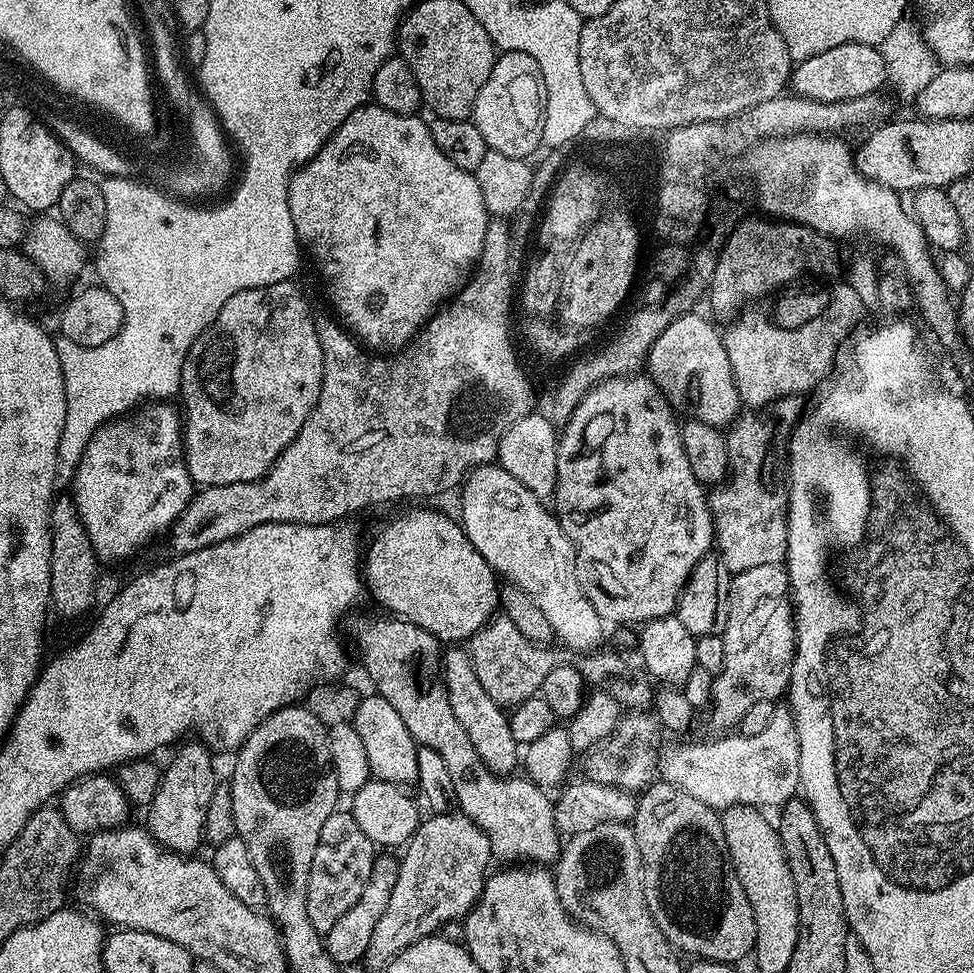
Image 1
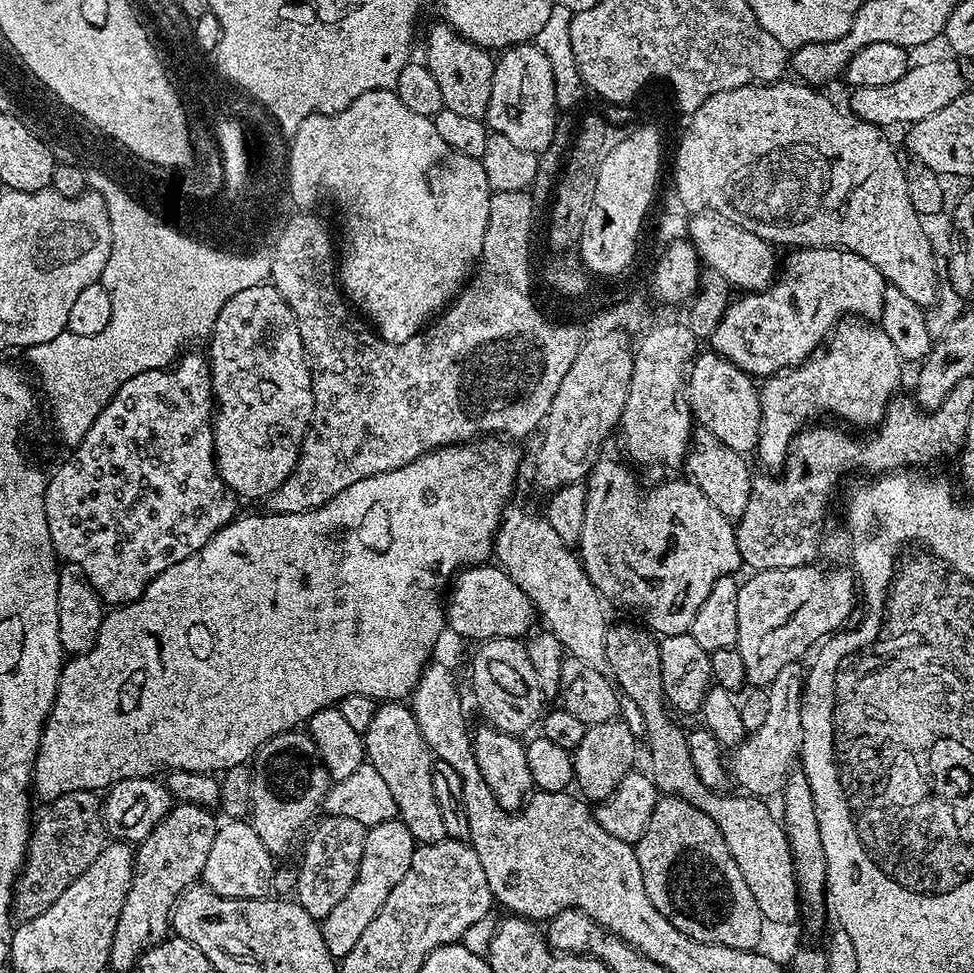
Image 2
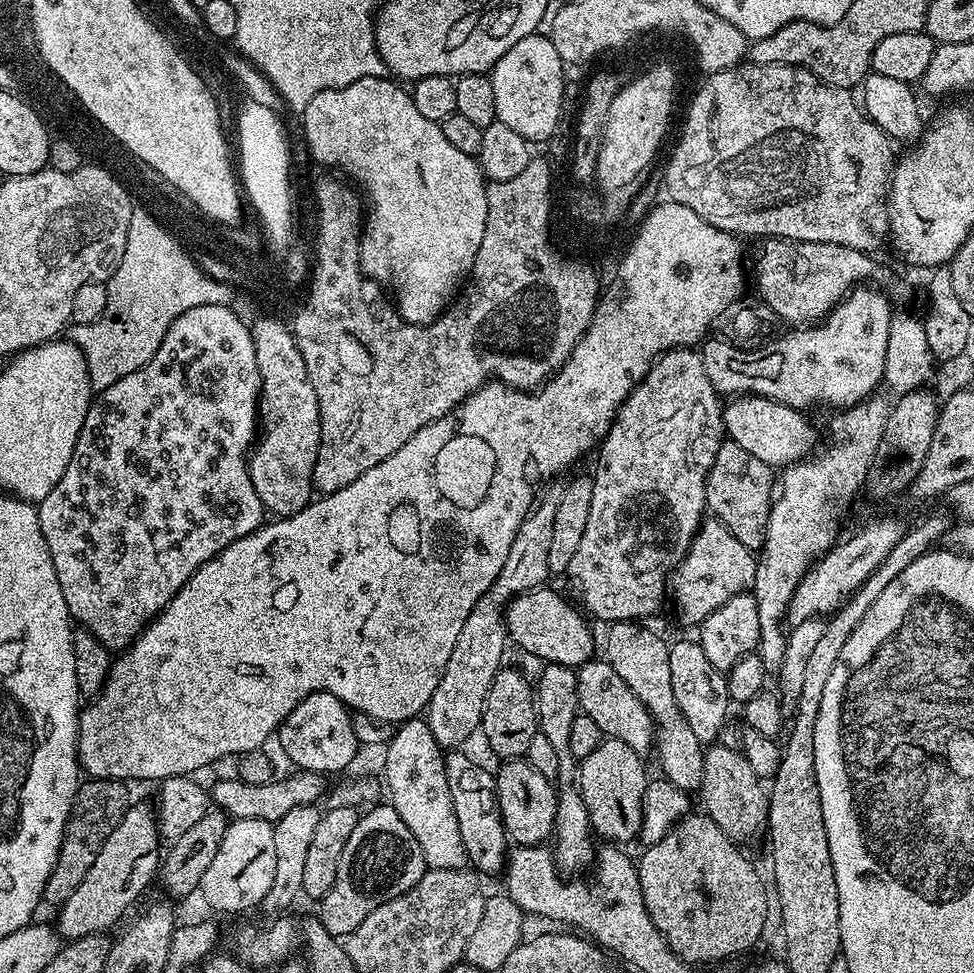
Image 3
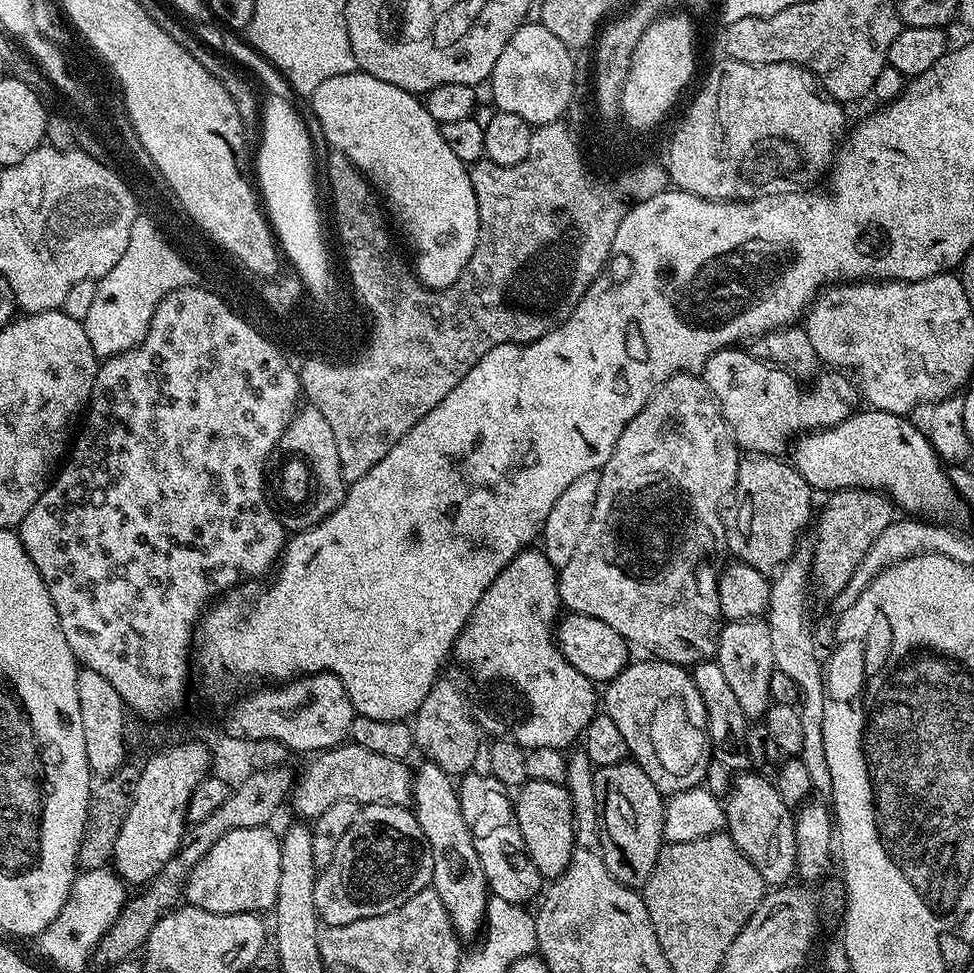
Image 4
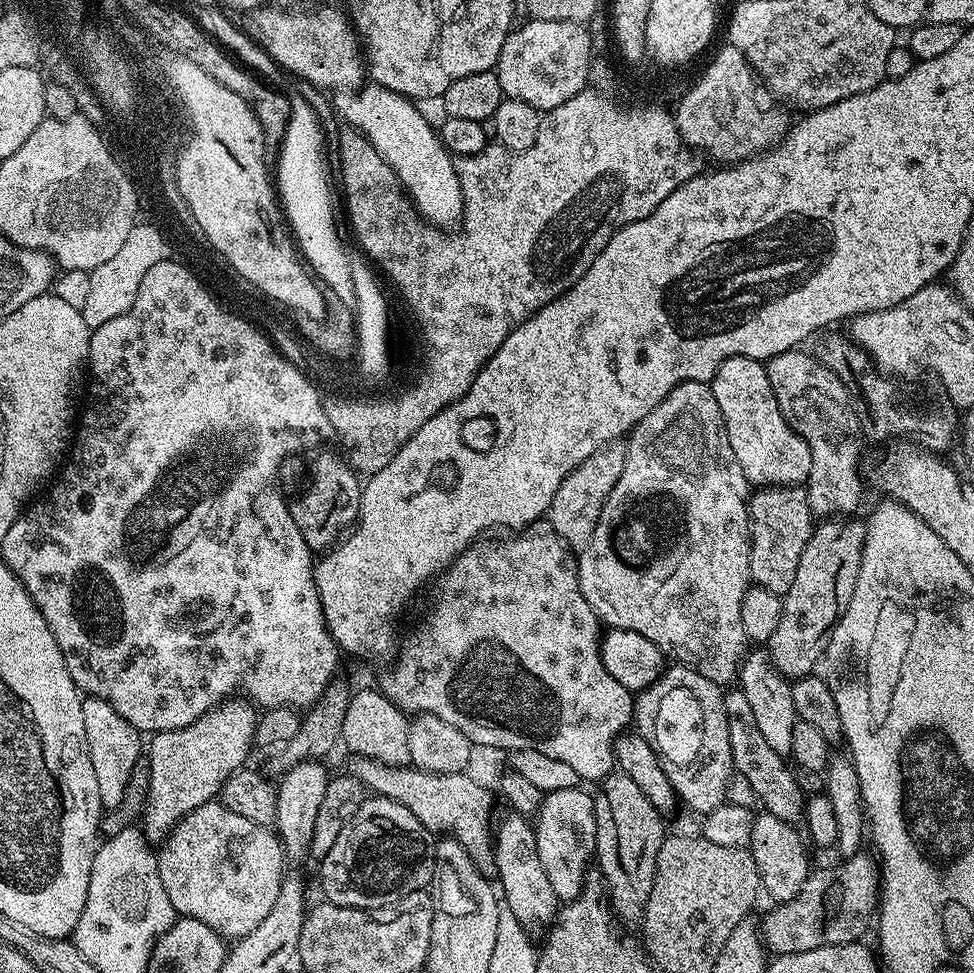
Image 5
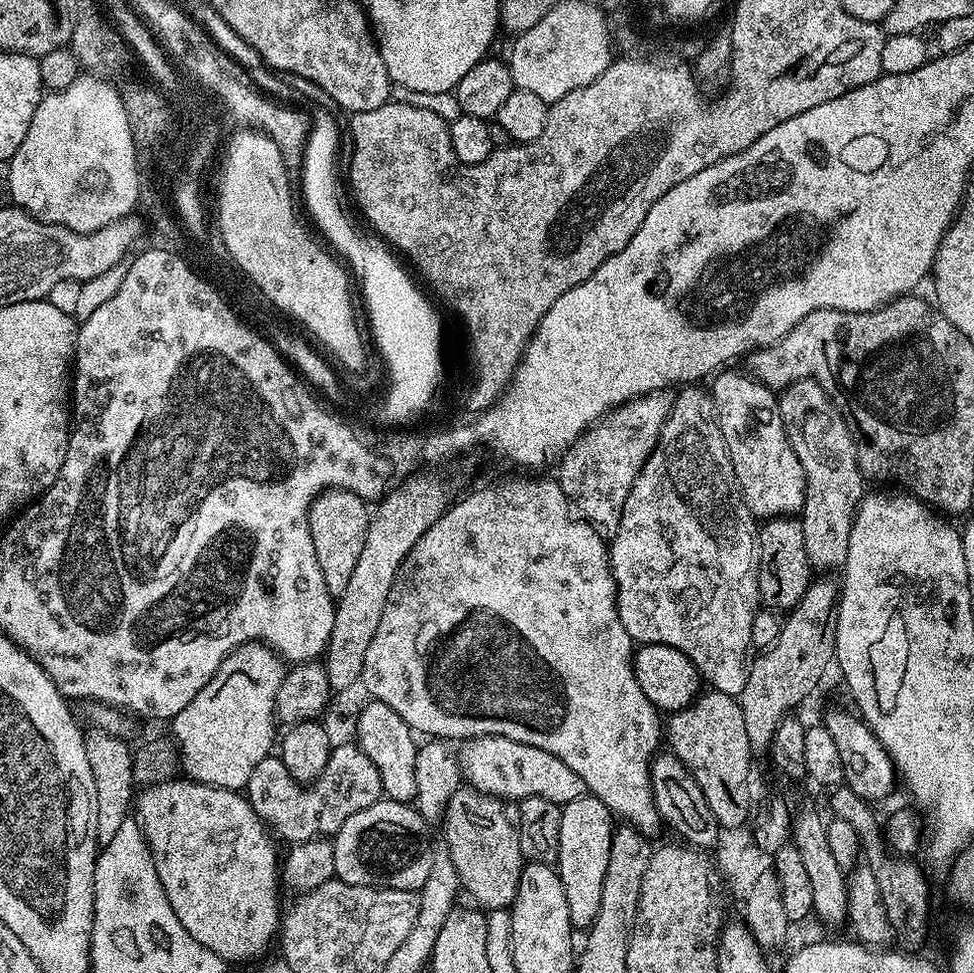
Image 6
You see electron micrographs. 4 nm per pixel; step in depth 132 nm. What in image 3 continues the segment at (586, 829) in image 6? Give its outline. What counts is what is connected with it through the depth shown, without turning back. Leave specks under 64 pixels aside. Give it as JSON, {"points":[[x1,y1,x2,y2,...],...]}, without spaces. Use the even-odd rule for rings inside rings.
{"points":[[527,759,506,760,499,765,500,769,495,769,496,777,496,801,500,807,500,817,504,823,504,830,508,834,509,841,513,845,522,848,535,848,545,843,544,839,553,835,556,827,556,793,557,785,551,780,547,780,534,766,528,764]]}

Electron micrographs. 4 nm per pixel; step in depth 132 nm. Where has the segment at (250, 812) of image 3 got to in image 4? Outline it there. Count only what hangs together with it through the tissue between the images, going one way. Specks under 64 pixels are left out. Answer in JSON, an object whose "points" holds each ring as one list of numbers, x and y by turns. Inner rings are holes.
{"points":[[345,742,336,748,329,748,311,757,312,760,295,777,290,793,290,808,297,812,297,817,305,821,315,821,334,802,349,800,358,805,399,804,408,806,412,803,413,769,403,760,386,758,386,754,374,754,362,746]]}

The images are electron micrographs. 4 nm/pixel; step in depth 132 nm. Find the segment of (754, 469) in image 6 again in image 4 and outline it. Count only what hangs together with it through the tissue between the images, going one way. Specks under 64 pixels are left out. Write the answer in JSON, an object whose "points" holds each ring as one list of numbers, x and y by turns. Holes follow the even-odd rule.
{"points":[[733,346,715,352,704,363,702,379,728,423,736,447,745,453,780,456,793,438,822,428,832,428,852,415,854,405,848,393,849,377,843,371,821,371,809,388,800,388,801,381,787,369,768,364,752,355,751,351,740,350]]}

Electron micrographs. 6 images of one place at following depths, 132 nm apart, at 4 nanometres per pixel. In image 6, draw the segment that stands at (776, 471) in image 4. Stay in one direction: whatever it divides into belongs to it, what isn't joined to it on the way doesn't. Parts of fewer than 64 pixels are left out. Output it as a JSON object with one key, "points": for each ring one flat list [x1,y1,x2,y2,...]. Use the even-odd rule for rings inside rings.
{"points":[[774,516,765,519,760,529,760,599,769,609,790,610,806,594,814,579,814,569,808,563,806,542,802,538,799,519,792,516]]}

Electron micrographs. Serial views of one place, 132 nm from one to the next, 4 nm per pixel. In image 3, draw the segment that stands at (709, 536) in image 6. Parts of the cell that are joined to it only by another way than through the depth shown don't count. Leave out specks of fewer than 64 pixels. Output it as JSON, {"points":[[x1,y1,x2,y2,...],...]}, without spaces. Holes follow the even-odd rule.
{"points":[[695,347,672,348,669,352,664,352,656,358,655,364,644,375,642,382,624,399,624,404,616,412,614,422,610,430,604,435,604,439,598,445,600,457,596,460,596,476,591,477,594,486,594,498,590,501,590,514,586,518,586,531,582,534,582,543,578,546,578,551,574,553,574,558,570,558,567,579,572,579,572,588,580,595,580,600,597,616,600,620,615,622,618,620,635,620,637,622,647,621,647,616,652,616,664,604,664,587,669,587,670,577,680,567,684,561,684,556,688,548,692,545,692,540,696,533,700,531,702,521,706,516,706,482,708,481,708,471,712,469,714,458,718,454,721,444,726,439,724,430,724,410,721,397,716,391,716,387,706,378,706,370,702,366,702,358]]}

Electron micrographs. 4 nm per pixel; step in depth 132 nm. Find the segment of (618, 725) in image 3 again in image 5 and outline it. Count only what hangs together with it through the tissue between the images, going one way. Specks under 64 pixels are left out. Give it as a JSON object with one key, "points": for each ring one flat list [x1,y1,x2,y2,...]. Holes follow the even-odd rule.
{"points":[[673,663,665,667,663,674,653,682,652,687,644,689,634,700,634,728,640,737,650,741,660,757,670,786,676,791,679,803,693,808,699,814,707,814,720,804,725,803,728,792,728,779,733,779,734,769,730,754,730,732,726,722,724,706,725,689,702,678,693,668]]}

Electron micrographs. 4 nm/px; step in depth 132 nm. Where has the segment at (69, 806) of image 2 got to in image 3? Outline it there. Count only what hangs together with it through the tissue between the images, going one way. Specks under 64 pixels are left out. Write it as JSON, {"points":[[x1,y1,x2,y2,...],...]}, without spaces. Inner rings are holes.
{"points":[[88,778,76,791,76,801,72,803,72,817,68,820,68,830,64,833,64,844,56,859,54,870,44,887,43,903,59,906,64,904,82,886,82,878,94,866,94,858,98,858,98,850,114,834,118,822,122,822,124,811,130,806,128,800,129,785,123,780,98,780]]}

